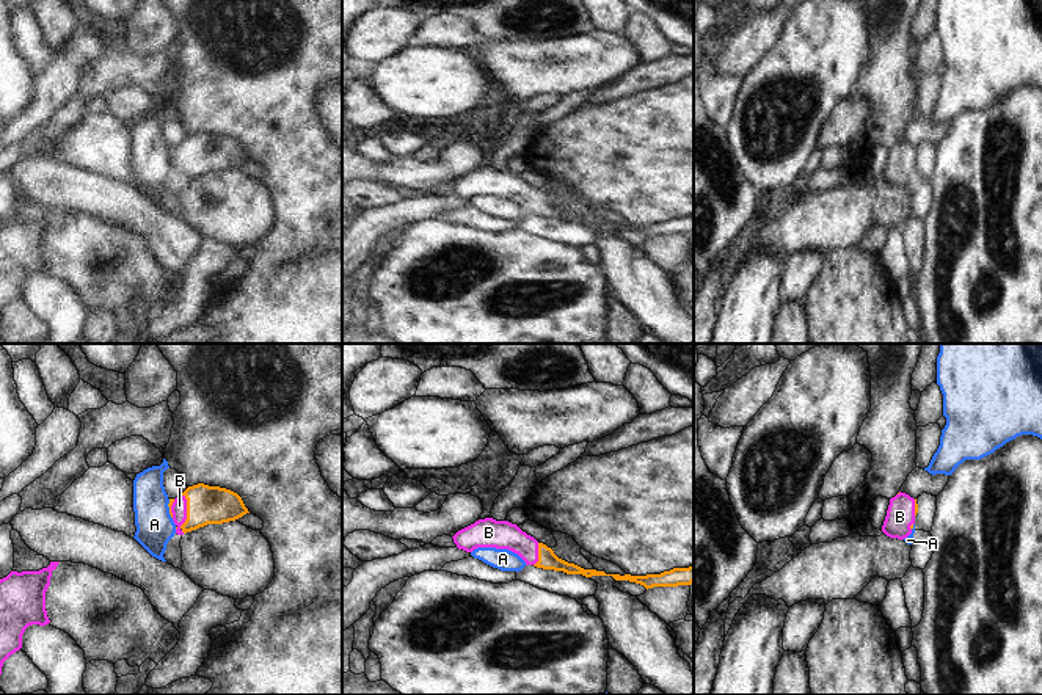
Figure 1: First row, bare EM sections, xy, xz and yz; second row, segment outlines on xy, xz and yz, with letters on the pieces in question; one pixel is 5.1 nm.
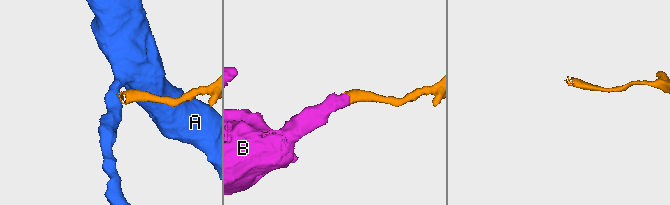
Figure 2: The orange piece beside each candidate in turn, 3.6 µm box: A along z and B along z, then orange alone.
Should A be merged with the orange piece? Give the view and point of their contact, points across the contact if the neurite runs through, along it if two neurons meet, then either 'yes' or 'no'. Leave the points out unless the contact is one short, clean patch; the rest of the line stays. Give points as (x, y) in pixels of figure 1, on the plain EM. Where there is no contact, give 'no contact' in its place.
meets orange in xy at (170, 157); border along xy (168, 148), (171, 167); no

